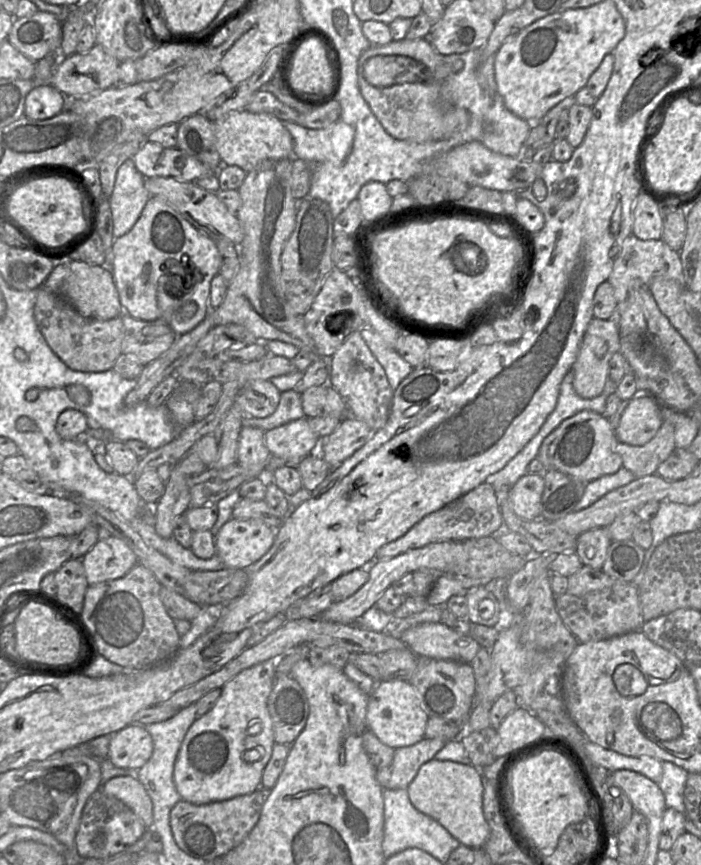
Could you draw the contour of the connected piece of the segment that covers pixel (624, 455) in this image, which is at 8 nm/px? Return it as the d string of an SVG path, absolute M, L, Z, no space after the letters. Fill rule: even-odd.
M622 400L609 420L613 431L613 448L621 456L623 467L637 478L655 473L658 466L676 449L675 428L671 422L664 420L654 438L645 445L631 446L620 442L615 432L630 400Z

